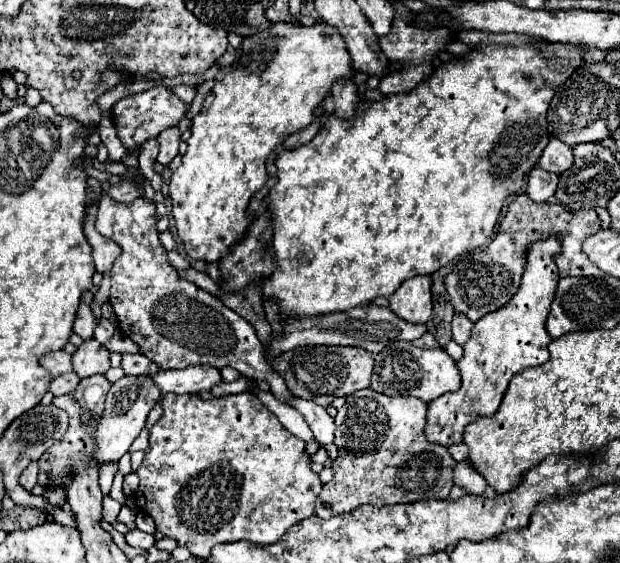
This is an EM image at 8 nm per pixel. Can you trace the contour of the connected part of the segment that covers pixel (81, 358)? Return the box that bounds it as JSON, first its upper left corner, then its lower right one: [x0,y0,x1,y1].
[72,339,110,379]

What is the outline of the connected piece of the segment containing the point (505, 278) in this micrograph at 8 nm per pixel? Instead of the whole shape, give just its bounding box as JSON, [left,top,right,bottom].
[446,193,604,323]

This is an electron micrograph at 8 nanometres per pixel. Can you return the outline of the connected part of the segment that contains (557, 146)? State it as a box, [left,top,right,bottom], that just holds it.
[538,139,574,173]

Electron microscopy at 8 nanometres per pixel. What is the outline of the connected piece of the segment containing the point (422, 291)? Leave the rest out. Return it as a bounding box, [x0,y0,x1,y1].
[390,275,432,325]

